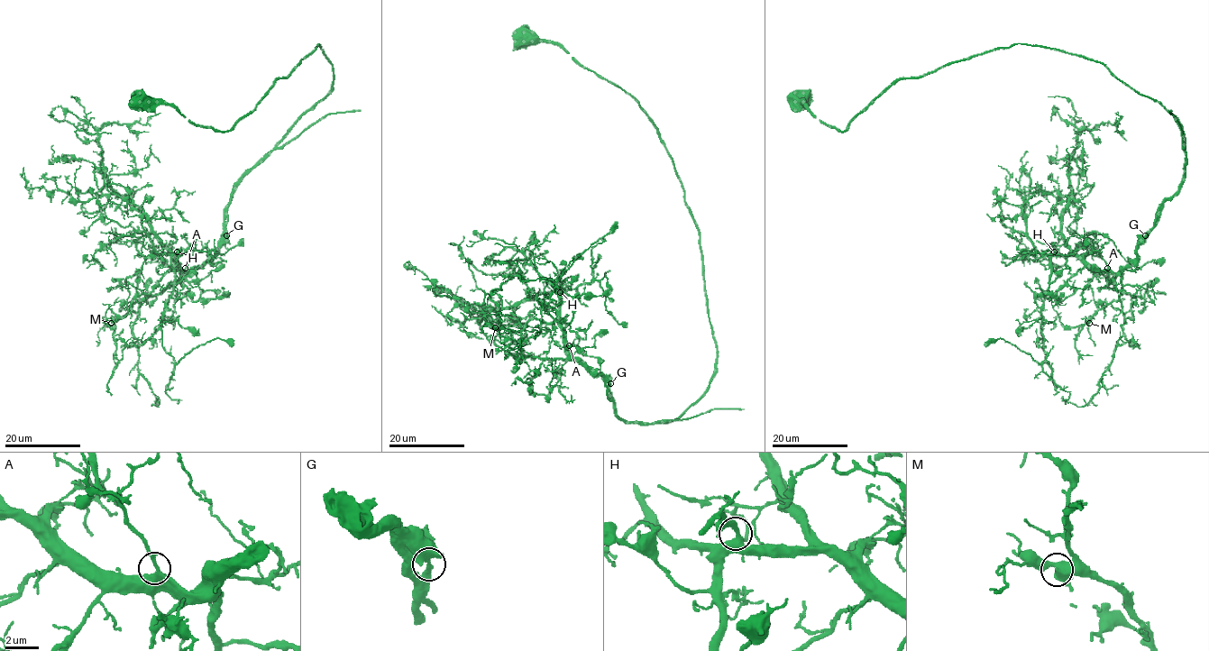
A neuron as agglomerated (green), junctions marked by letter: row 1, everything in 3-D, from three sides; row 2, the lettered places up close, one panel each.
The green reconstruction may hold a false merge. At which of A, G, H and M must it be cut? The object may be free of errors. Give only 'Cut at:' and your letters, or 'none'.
Cut at: none

